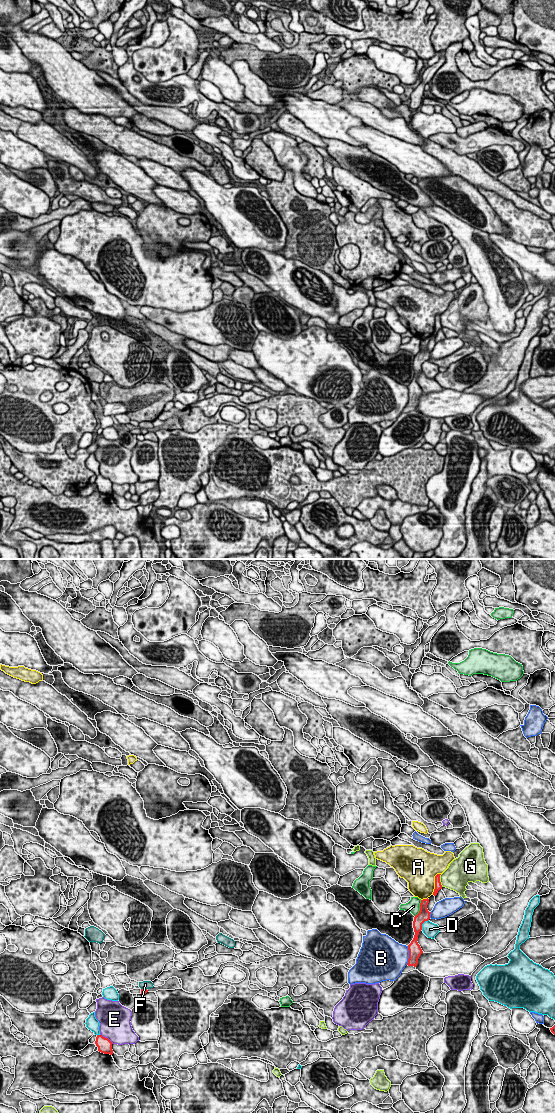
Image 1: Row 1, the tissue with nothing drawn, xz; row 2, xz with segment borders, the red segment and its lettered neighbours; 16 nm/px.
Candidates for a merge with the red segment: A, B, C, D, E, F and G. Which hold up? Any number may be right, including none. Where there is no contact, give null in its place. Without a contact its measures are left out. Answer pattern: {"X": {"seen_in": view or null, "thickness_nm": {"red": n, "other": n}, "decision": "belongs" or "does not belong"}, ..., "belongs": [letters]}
{"A": {"seen_in": "xz", "thickness_nm": {"red": 120, "other": 440}, "decision": "does not belong"}, "B": {"seen_in": "xz", "thickness_nm": {"red": 200, "other": 460}, "decision": "does not belong"}, "C": {"seen_in": "xz", "thickness_nm": {"red": 190, "other": 220}, "decision": "does not belong"}, "D": {"seen_in": "xz", "thickness_nm": {"red": 190, "other": 240}, "decision": "does not belong"}, "E": {"seen_in": "xz", "thickness_nm": {"red": 240, "other": 480}, "decision": "does not belong"}, "F": {"seen_in": "xz", "thickness_nm": {"red": 100, "other": 130}, "decision": "does not belong"}, "G": {"seen_in": "xz", "thickness_nm": {"red": 120, "other": 380}, "decision": "does not belong"}, "belongs": []}

